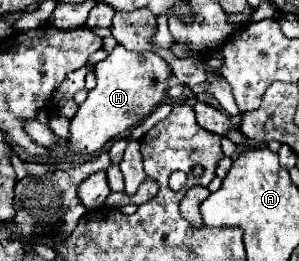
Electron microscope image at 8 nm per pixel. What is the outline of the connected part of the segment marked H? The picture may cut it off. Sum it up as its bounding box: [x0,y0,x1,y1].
[64,44,172,155]

